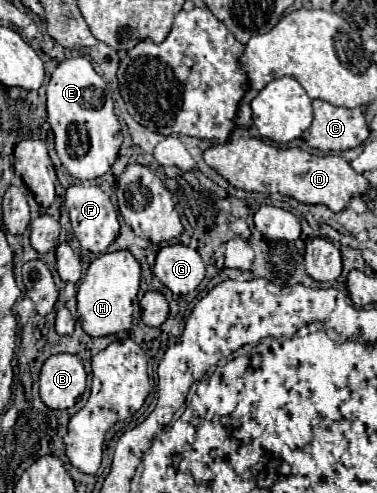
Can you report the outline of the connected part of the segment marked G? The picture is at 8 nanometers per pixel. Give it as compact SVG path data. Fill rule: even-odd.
M172 244L160 248L154 264L154 276L174 294L192 292L204 278L204 262L190 246Z

